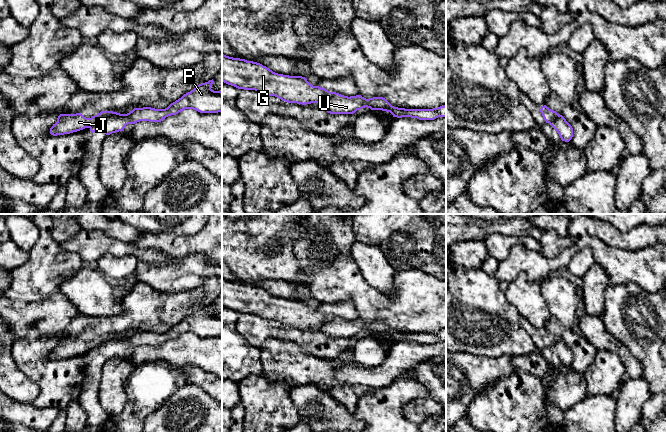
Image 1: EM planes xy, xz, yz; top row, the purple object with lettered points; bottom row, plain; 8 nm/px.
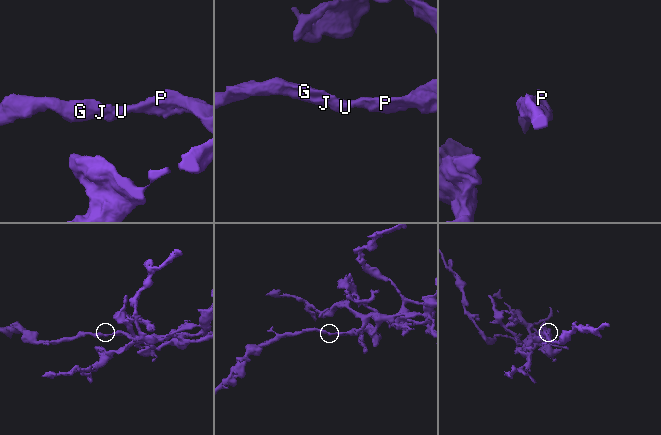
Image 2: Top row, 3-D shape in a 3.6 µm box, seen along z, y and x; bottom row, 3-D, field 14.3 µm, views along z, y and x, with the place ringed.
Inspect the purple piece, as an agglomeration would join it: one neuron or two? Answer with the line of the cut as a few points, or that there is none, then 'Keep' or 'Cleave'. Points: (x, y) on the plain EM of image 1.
Split along xy (111, 335), (88, 351). Cleave

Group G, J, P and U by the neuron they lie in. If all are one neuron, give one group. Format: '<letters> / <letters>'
G J / P U

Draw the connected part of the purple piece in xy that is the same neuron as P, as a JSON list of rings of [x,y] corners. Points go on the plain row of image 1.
[[[212,303],[199,308],[165,333],[134,332],[127,338],[111,335],[107,340],[89,351],[91,358],[100,353],[106,359],[110,359],[123,355],[128,348],[135,348],[140,345],[161,346],[166,341],[176,339],[185,333],[193,333],[200,337],[222,336],[222,315],[212,314],[213,307]]]

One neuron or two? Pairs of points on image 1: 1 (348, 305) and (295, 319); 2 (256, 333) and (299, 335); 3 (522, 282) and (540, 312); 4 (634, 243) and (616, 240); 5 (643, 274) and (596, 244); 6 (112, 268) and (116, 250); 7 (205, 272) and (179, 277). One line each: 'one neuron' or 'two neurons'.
1: one neuron
2: one neuron
3: one neuron
4: one neuron
5: one neuron
6: two neurons
7: one neuron

